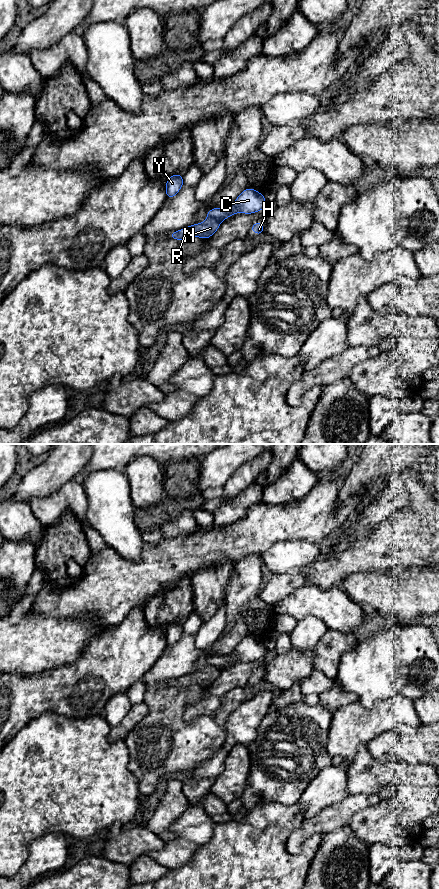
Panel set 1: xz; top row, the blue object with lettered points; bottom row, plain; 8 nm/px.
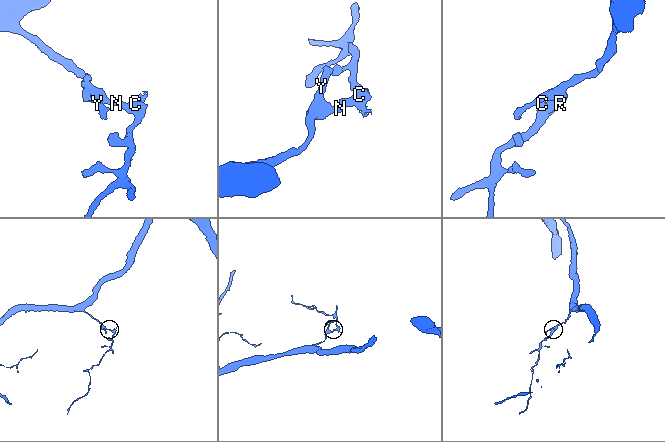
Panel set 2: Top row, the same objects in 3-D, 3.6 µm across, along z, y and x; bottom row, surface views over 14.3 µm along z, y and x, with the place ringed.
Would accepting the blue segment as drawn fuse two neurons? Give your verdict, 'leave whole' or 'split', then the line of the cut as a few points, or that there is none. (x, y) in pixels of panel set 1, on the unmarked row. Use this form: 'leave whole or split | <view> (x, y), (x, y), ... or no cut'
split | xz (208, 664), (214, 665), (219, 670)

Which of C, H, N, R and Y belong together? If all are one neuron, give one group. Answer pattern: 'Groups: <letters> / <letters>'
Groups: C H / N R Y

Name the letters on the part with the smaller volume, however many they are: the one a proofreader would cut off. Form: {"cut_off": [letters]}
{"cut_off": ["C", "H"]}

